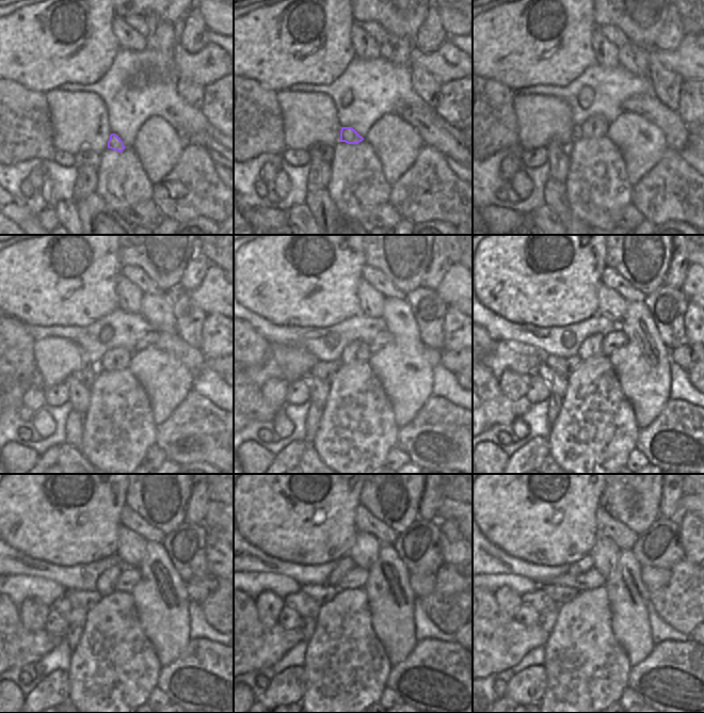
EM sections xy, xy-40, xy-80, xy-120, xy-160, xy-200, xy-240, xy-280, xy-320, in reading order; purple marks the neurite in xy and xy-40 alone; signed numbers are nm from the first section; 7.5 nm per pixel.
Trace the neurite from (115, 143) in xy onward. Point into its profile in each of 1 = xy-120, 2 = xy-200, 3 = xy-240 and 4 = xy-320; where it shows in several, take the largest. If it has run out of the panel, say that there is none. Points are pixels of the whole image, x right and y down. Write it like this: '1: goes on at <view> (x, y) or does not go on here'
1: goes on at xy-120 (117, 359)
2: goes on at xy-200 (591, 347)
3: goes on at xy-240 (106, 583)
4: goes on at xy-320 (586, 564)

